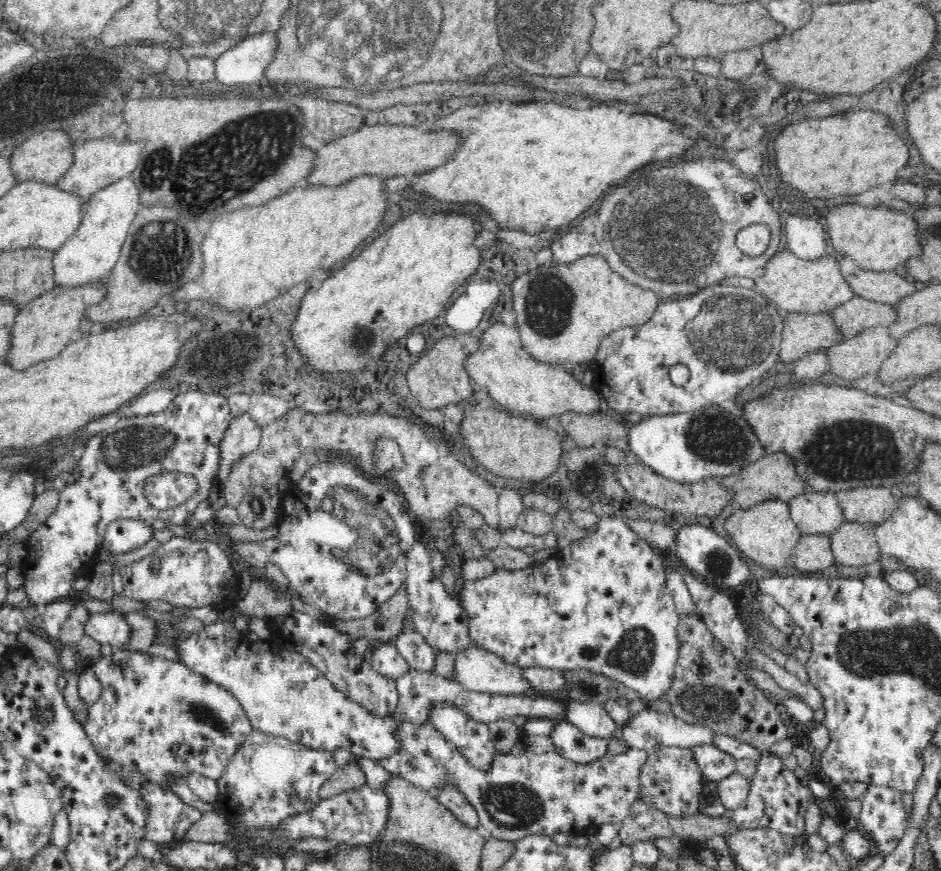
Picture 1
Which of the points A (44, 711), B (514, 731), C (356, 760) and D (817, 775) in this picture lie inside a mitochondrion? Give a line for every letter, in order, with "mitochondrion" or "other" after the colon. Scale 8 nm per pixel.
A: mitochondrion
B: other
C: other
D: other

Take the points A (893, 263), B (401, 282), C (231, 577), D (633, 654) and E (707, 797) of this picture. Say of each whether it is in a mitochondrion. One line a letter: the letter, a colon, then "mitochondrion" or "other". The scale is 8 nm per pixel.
A: other
B: other
C: other
D: mitochondrion
E: other

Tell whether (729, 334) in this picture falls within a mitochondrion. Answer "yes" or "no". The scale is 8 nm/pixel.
yes

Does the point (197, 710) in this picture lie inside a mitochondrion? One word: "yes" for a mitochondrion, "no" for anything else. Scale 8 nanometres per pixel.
yes

